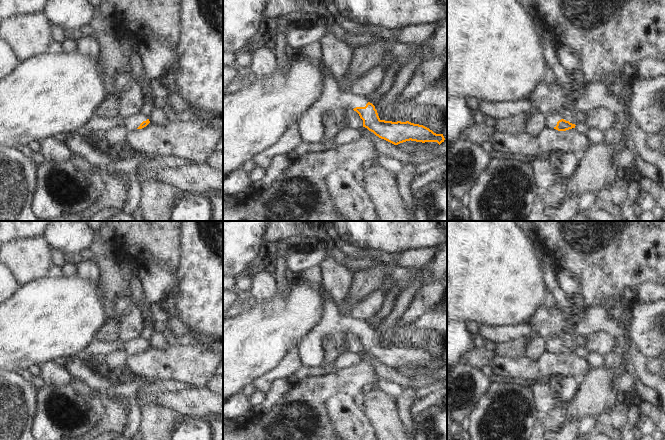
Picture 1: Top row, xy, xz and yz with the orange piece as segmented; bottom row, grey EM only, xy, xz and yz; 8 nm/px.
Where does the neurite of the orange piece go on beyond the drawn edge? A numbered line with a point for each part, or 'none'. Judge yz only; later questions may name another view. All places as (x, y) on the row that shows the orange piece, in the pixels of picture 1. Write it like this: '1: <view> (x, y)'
1: yz (552, 120).

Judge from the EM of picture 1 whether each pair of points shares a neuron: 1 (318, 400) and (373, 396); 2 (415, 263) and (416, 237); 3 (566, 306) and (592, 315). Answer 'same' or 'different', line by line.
1: different
2: different
3: same

